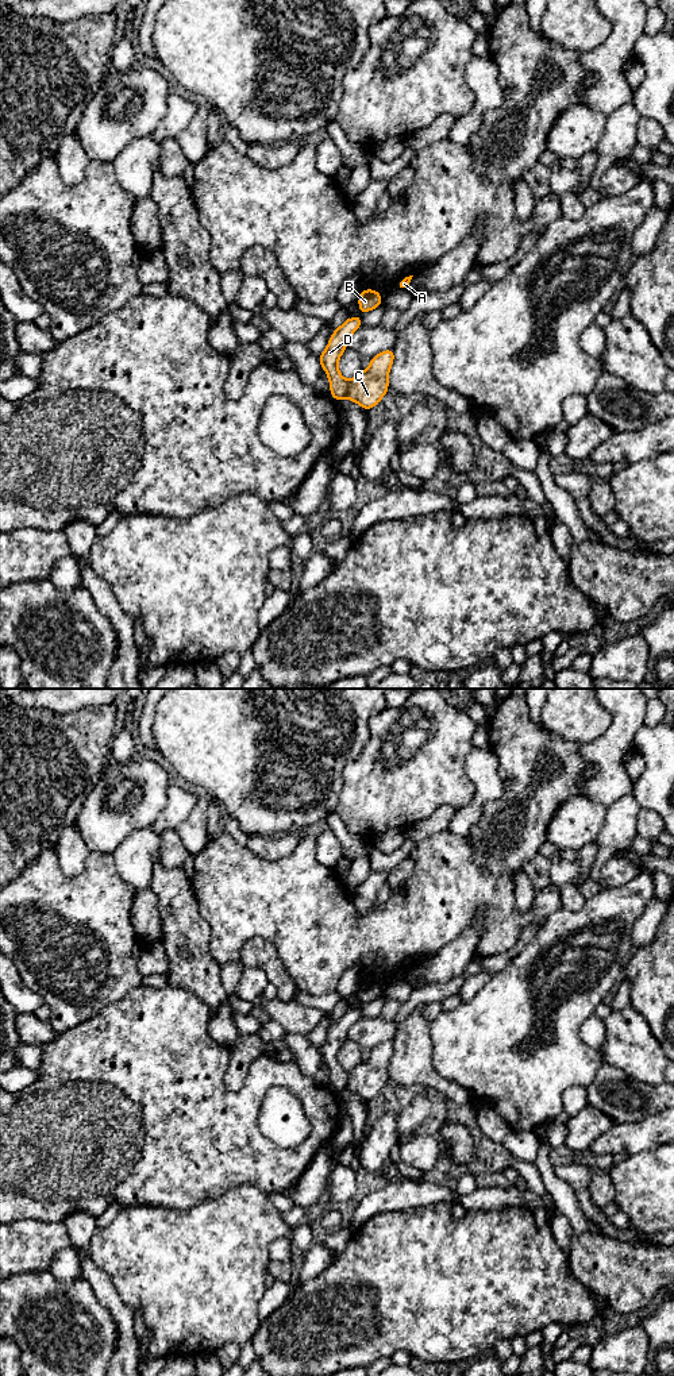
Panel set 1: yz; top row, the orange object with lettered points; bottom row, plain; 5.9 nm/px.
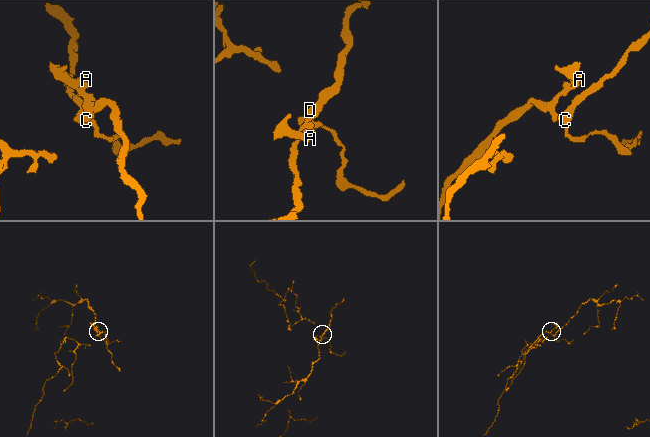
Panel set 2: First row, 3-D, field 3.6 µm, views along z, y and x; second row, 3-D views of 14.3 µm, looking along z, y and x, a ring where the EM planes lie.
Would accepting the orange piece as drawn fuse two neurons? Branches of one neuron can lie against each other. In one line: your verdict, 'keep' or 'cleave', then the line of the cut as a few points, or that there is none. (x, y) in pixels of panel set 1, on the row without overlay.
cleave | yz (349, 1072), (346, 1086)

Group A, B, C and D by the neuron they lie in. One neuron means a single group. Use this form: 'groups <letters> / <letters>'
groups A B D / C

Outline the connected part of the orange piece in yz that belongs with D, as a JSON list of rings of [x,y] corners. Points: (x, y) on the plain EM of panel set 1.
[[[359,1007],[348,1009],[338,1021],[332,1024],[328,1037],[326,1038],[323,1045],[317,1049],[326,1065],[330,1069],[331,1088],[335,1092],[339,1092],[347,1087],[347,1076],[348,1076],[348,1072],[346,1072],[339,1064],[338,1052],[347,1040],[347,1033],[350,1028],[362,1015],[363,1014]]]

